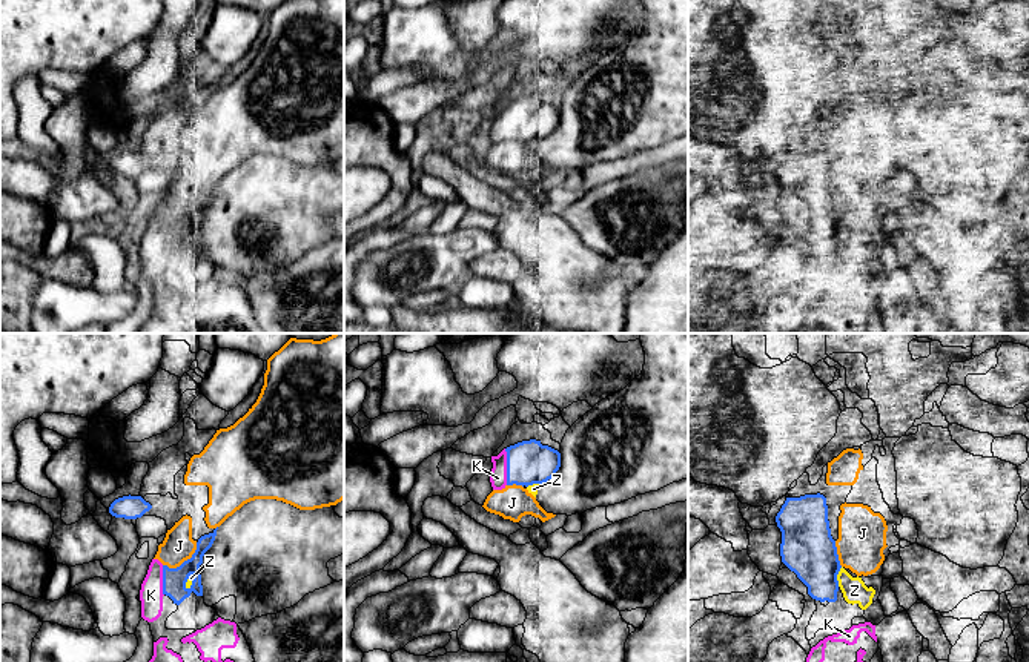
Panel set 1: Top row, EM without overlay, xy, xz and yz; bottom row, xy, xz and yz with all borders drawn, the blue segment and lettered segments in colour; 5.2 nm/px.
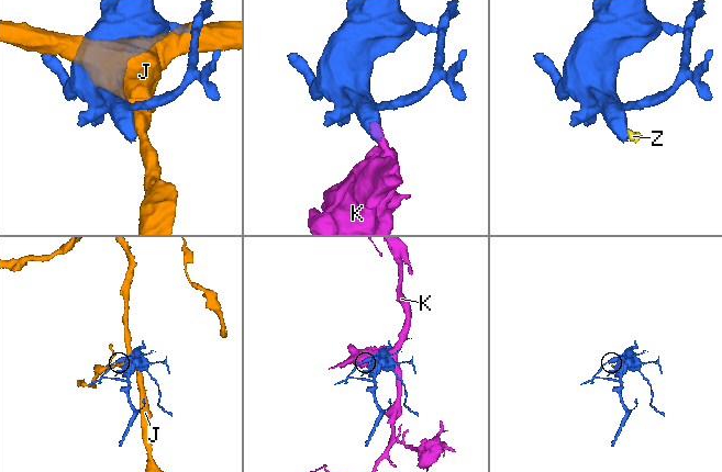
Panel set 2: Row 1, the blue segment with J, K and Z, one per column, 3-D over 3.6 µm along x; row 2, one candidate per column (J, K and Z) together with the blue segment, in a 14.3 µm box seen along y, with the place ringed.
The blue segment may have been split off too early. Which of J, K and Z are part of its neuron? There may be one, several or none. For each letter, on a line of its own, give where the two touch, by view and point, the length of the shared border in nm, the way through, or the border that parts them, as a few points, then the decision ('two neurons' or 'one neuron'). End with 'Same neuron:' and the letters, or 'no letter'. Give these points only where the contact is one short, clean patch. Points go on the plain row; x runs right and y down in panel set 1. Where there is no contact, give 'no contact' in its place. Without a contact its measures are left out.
J: xy (185, 217) | 220 nm | two neurons
K: xz (507, 123) | 190 nm | one neuron
Z: yz (836, 232) | 110 nm | two neurons
Same neuron: K

